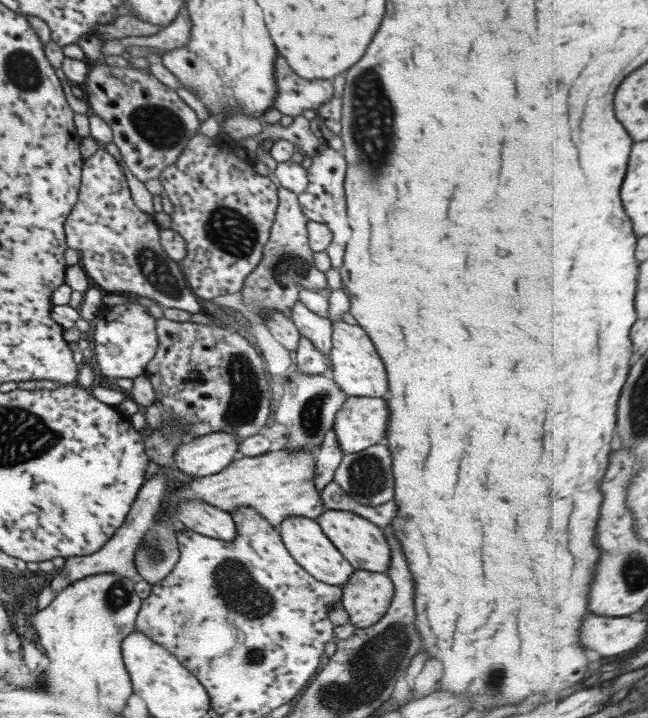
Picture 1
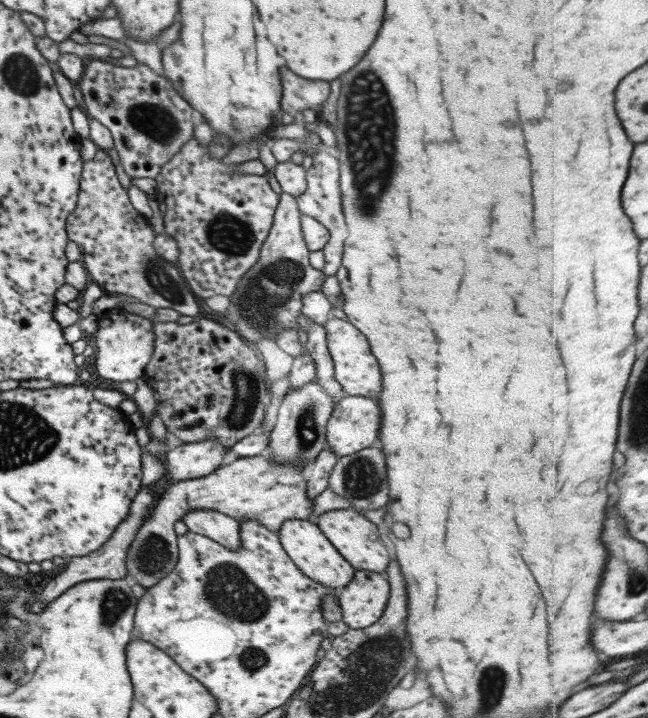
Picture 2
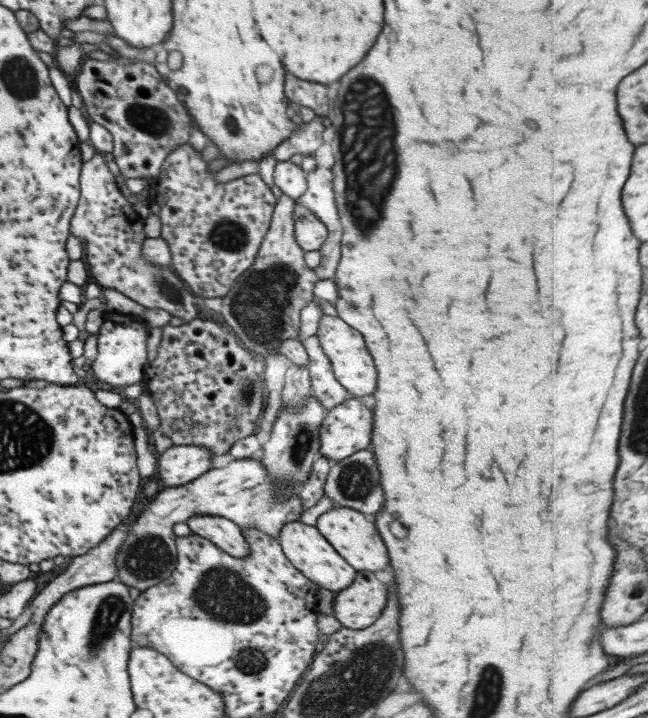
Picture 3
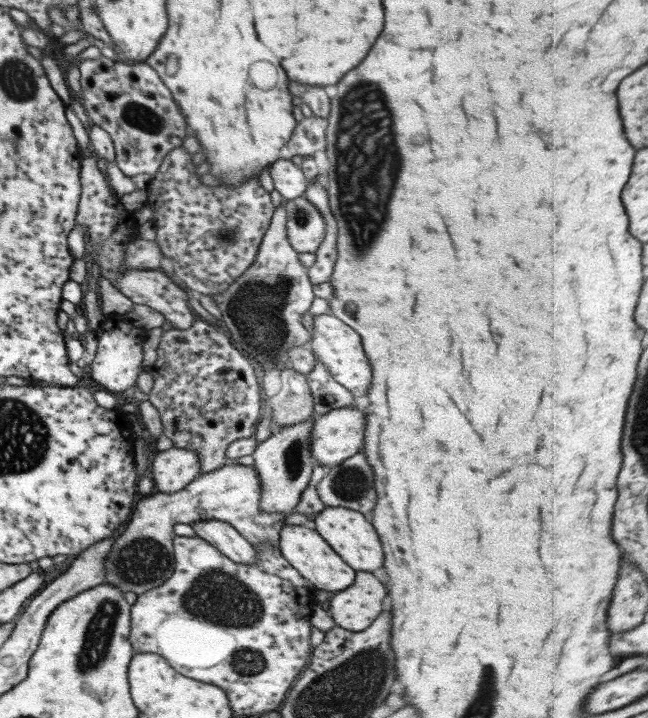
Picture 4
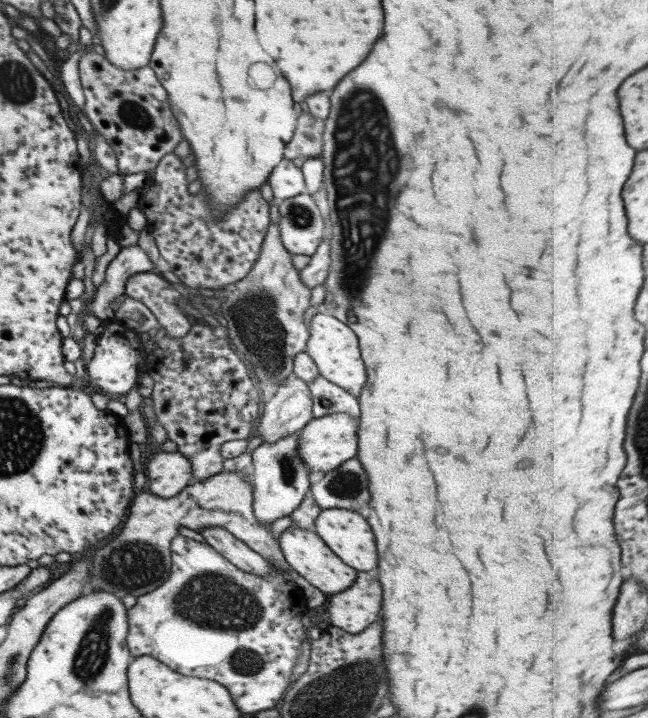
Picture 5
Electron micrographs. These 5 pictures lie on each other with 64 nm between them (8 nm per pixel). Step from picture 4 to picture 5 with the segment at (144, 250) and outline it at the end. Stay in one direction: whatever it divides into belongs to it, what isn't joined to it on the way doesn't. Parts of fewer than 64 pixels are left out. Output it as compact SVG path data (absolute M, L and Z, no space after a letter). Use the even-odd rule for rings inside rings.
M137 244L119 249L105 269L104 281L96 288L91 301L84 303L82 313L91 314L103 322L113 318L110 302L124 294L128 276L147 272L153 267L149 256Z

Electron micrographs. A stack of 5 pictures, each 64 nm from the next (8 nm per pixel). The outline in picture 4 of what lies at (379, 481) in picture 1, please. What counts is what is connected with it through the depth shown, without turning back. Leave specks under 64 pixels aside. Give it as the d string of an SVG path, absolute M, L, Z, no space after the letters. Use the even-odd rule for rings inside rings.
M361 451L344 462L328 468L317 487L319 500L325 508L347 508L368 516L376 503L373 472Z

